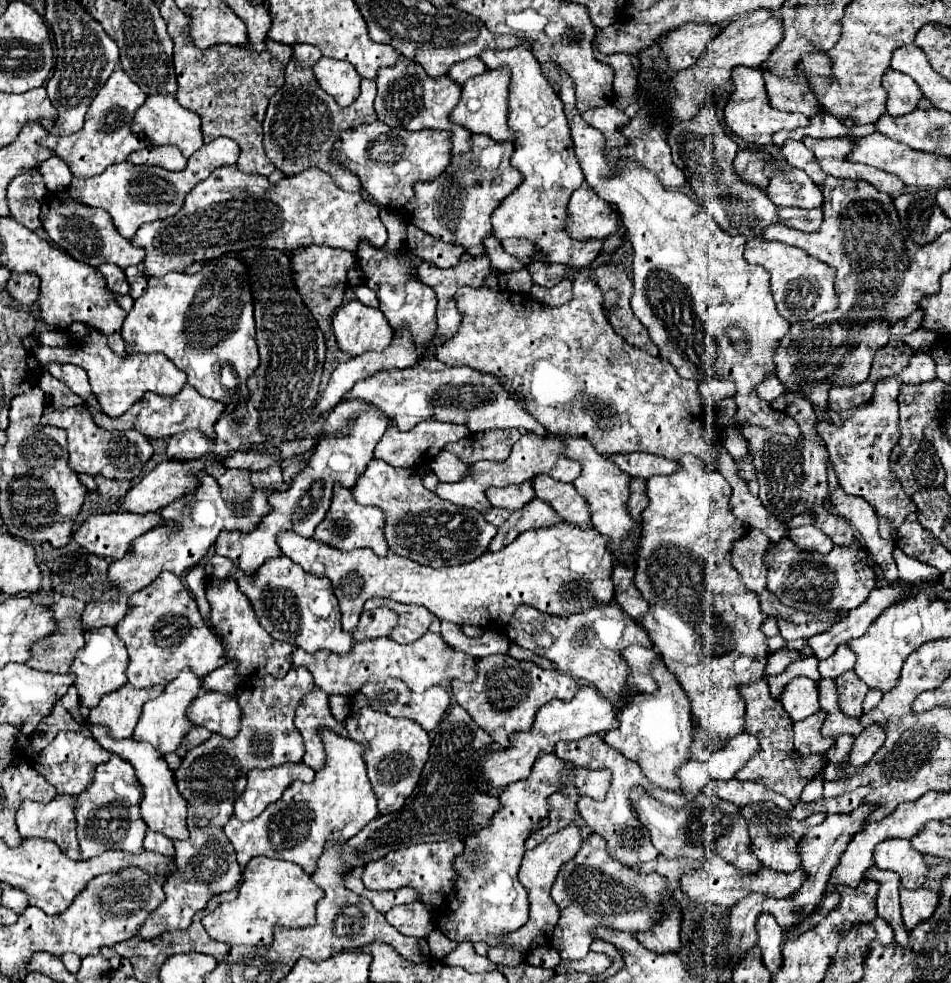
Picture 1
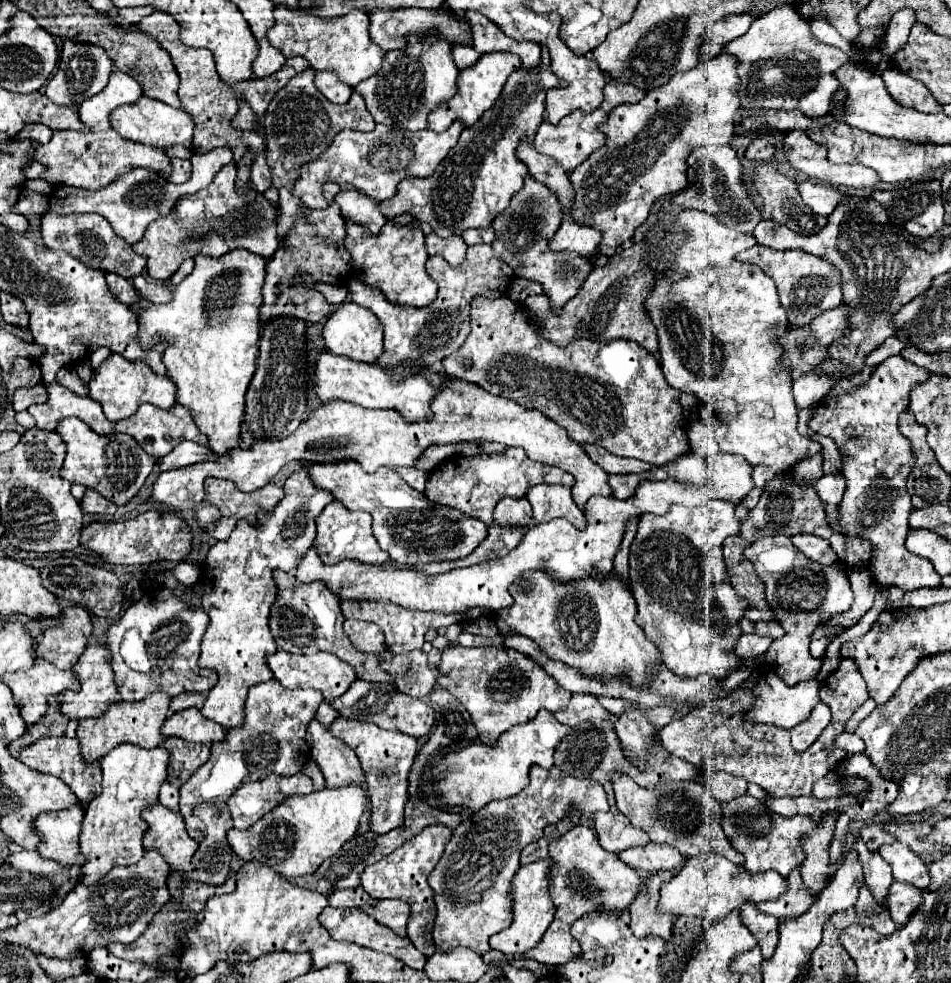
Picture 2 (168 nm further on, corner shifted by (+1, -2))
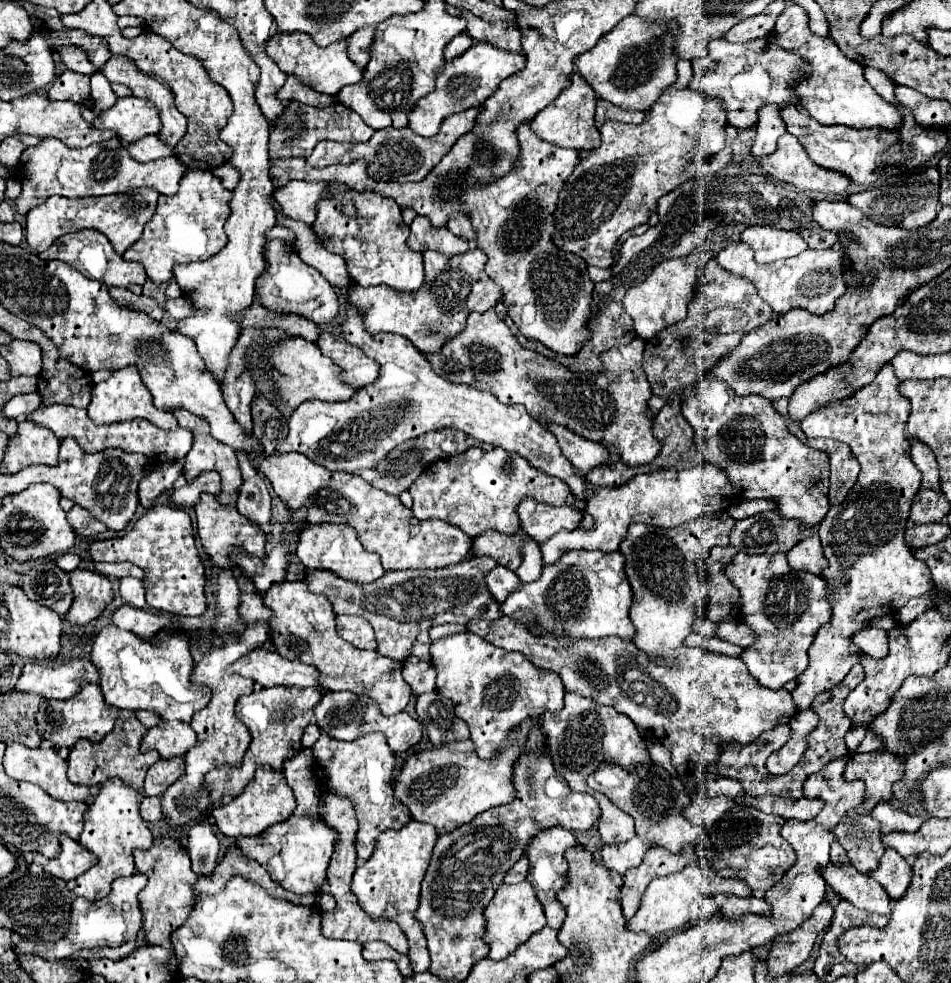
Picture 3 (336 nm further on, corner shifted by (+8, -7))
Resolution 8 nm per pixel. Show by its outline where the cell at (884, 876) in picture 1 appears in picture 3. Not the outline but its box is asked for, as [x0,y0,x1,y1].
[832,814,882,874]

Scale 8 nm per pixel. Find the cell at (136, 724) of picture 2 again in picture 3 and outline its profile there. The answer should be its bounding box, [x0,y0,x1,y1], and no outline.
[68,712,160,790]

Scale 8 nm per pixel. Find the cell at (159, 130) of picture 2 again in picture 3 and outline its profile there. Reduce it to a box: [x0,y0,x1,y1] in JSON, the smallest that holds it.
[94,98,162,142]

